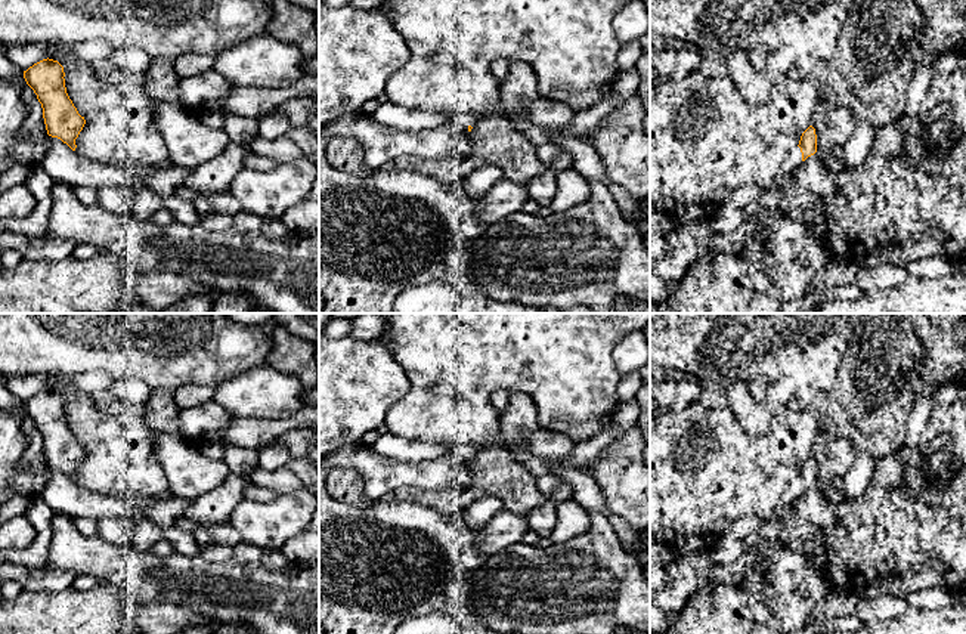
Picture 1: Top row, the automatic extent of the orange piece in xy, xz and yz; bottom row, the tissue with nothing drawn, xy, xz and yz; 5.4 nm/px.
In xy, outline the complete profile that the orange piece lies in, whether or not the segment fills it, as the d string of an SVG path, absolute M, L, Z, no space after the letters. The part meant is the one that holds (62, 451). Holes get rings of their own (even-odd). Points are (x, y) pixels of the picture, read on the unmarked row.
M49 389L24 402L27 415L41 434L47 466L61 470L75 482L75 470L83 461L86 451L69 430L64 408L64 398Z

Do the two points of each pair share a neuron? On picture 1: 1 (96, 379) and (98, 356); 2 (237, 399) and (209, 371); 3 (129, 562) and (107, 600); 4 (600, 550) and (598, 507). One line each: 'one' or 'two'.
1: two
2: two
3: two
4: two

